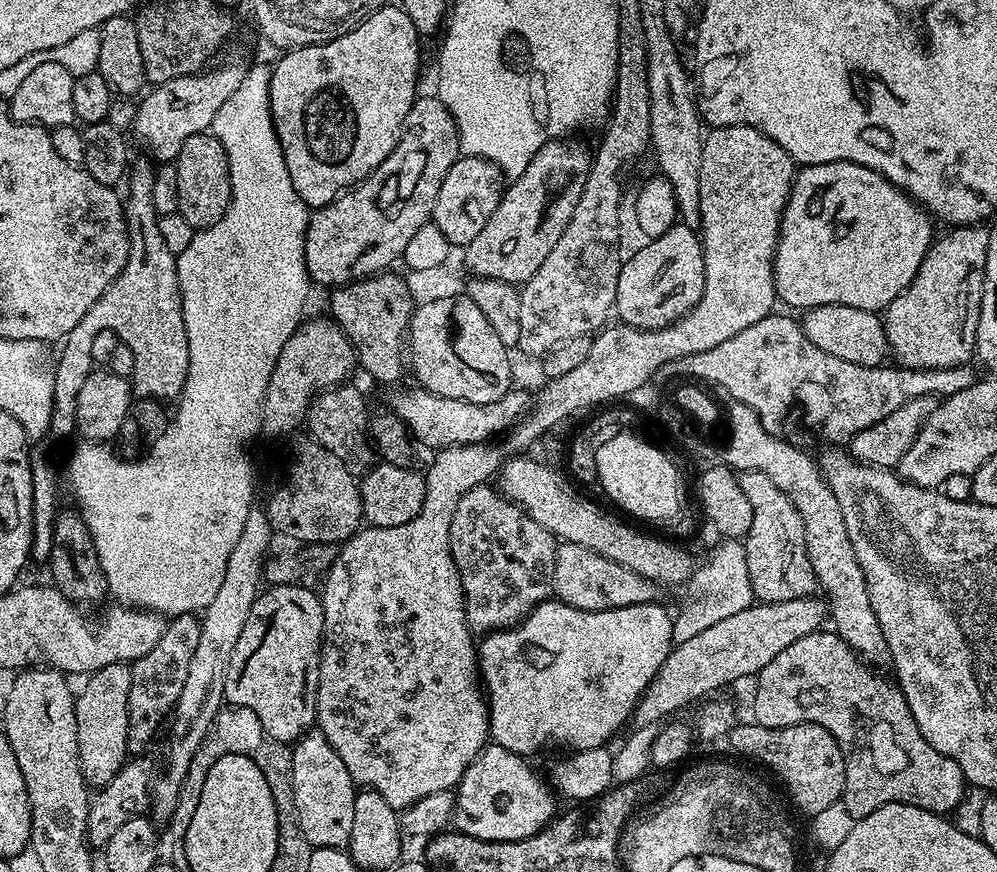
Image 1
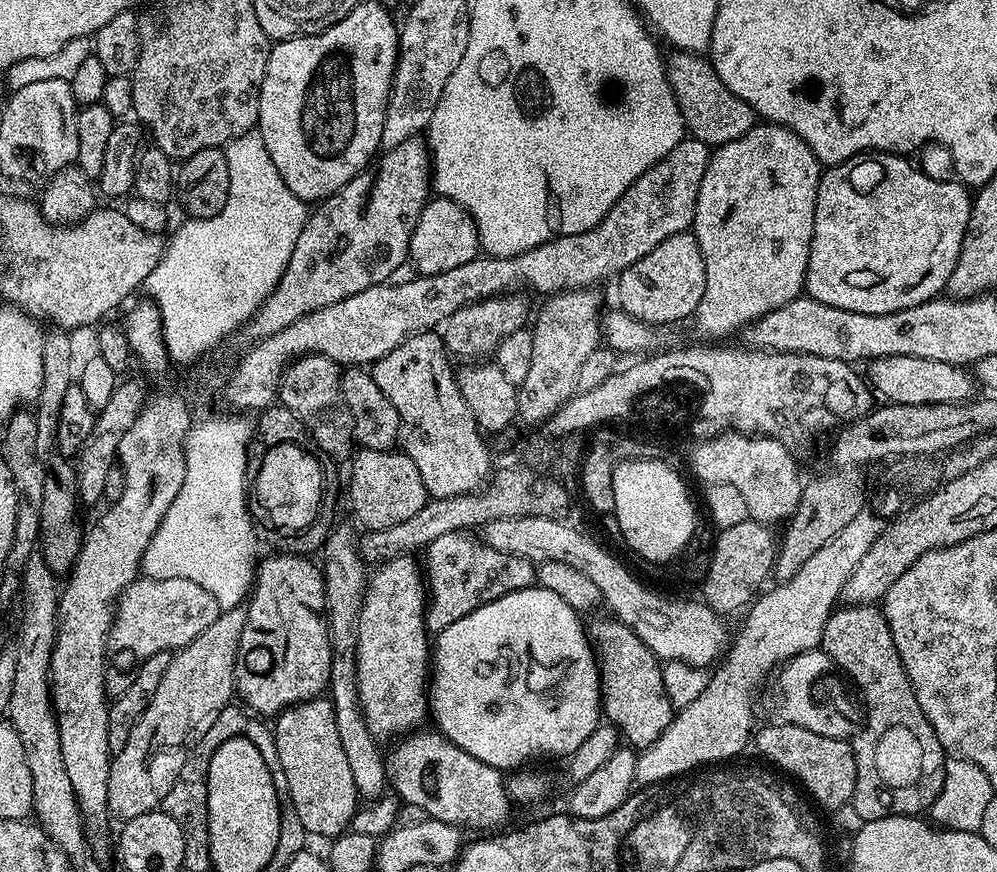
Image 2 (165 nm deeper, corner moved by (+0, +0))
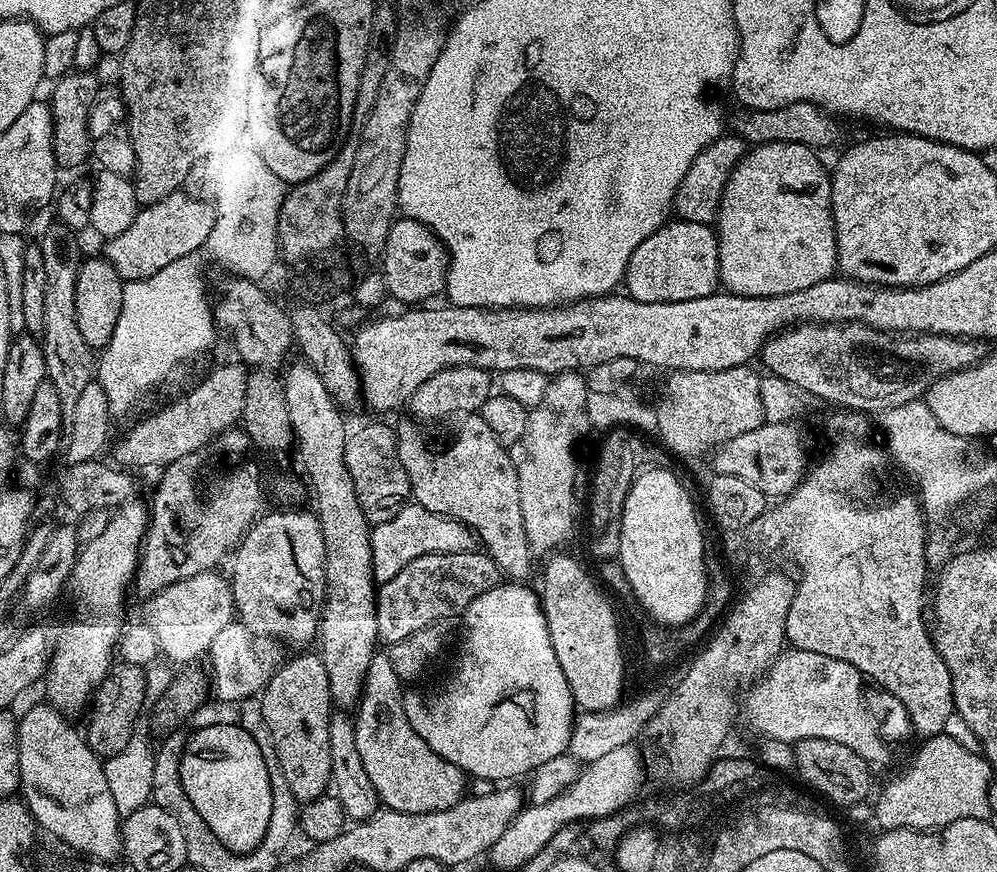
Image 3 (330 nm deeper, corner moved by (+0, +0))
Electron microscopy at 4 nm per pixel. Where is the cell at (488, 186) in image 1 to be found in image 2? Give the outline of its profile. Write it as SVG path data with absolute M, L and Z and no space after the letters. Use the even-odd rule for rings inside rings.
M443 198L429 199L425 204L414 230L410 234L410 246L408 247L408 260L421 276L433 276L434 274L446 274L446 270L455 270L458 266L470 262L481 251L480 239L476 224L472 216L458 202Z

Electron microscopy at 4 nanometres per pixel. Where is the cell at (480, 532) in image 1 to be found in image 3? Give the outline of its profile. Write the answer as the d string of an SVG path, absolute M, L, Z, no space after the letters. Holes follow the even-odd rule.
M487 551L422 554L422 558L414 558L410 566L398 570L390 582L379 585L376 594L377 641L384 646L402 642L410 638L410 634L418 634L418 630L443 621L443 616L463 613L474 598L486 594L486 590L494 590L500 583L500 567Z

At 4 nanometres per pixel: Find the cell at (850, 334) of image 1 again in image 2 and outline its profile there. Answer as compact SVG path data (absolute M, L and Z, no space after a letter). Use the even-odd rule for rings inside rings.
M882 356L877 360L871 361L867 365L867 379L870 381L871 387L877 393L884 395L885 401L894 404L958 404L965 400L973 399L974 393L977 391L978 385L971 371L965 370L963 367L947 364L946 362L938 362L930 358L914 358L913 356Z

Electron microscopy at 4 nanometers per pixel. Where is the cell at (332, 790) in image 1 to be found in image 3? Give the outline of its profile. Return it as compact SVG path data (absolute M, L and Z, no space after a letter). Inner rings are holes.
M319 655L296 656L288 660L276 673L267 677L266 683L259 693L262 716L270 728L274 754L277 755L282 773L286 776L287 785L299 802L307 802L320 798L329 791L332 783L332 767L330 766L330 722L334 715L334 705L330 694L330 678L326 678L326 666Z

